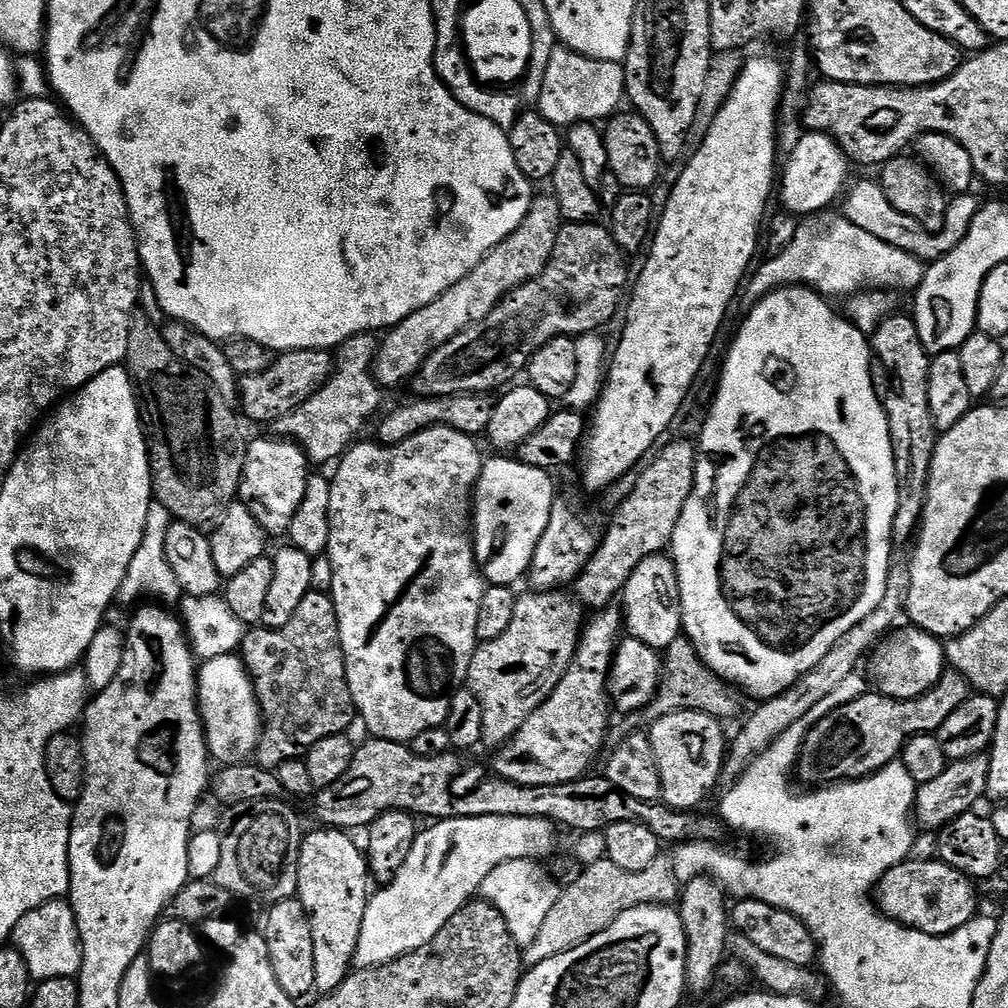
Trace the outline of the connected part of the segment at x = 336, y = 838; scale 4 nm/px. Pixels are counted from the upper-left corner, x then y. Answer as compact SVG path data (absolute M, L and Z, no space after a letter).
M317 827L317 832L312 832L300 841L300 856L296 859L296 891L300 905L308 911L308 921L312 927L312 941L314 942L314 978L316 979L315 991L320 994L333 992L348 973L353 971L358 946L358 934L362 930L362 918L366 914L366 906L370 899L368 884L370 873L365 853L351 840L347 831Z

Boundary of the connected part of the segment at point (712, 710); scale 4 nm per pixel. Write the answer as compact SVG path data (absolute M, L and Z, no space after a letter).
M682 634L674 638L674 642L670 642L668 648L663 649L662 675L660 687L656 689L656 697L642 711L633 712L627 717L629 729L643 729L646 721L660 720L663 716L669 716L675 712L704 712L721 722L727 722L734 719L740 712L739 695L741 696L741 693L733 685L715 676L706 667L703 658L696 653L696 647L692 645L691 640Z

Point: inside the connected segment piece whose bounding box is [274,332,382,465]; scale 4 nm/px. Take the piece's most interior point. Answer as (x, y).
(325, 426)

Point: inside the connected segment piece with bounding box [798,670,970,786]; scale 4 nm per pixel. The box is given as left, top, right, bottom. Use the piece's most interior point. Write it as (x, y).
(862, 736)

